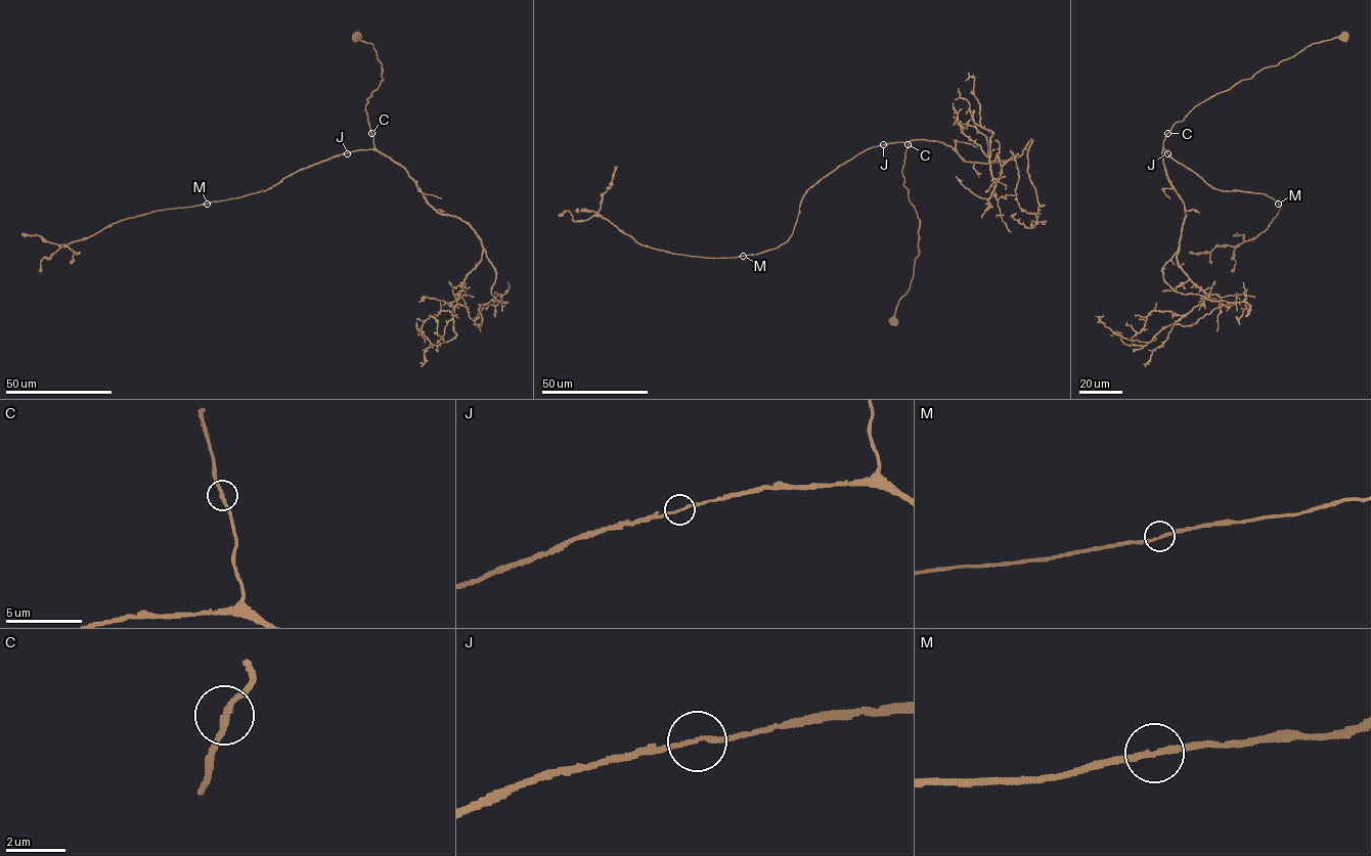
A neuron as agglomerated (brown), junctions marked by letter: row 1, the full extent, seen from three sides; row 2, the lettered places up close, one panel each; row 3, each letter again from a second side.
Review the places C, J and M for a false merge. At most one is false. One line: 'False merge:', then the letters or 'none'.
False merge: none

